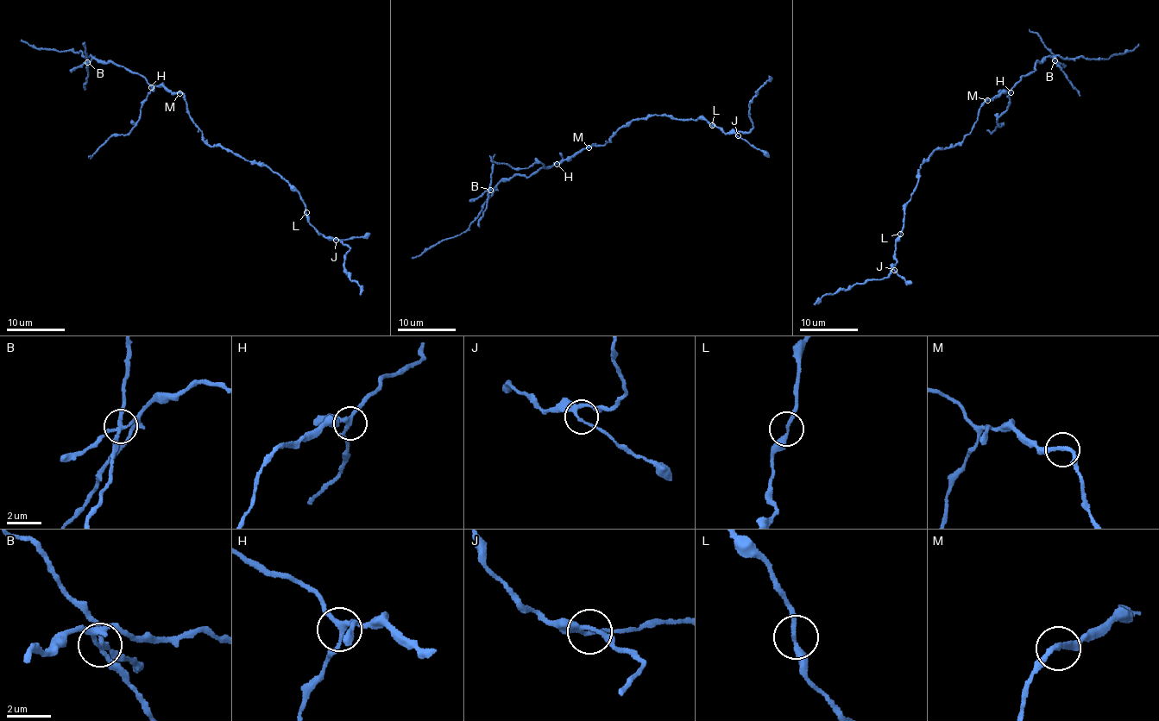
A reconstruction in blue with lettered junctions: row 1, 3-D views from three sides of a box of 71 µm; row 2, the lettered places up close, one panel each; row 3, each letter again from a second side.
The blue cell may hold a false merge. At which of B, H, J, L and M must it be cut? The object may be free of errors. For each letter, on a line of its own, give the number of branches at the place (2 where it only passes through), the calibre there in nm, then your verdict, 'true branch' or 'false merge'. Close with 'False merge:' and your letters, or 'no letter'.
B: 4 | 190 nm | false merge
H: 3 | 240 nm | true branch
J: 3 | 180 nm | true branch
L: 2 | 200 nm | true branch
M: 2 | 220 nm | true branch
False merge: B

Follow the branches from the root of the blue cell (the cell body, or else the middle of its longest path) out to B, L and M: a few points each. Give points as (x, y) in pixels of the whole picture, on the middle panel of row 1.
B: (611, 140), (539, 167), (528, 177), (506, 178), (490, 190)
L: (611, 140), (611, 135), (633, 121), (655, 115), (683, 120), (702, 118), (712, 125)
M: (611, 140), (602, 146), (596, 144), (588, 147)

